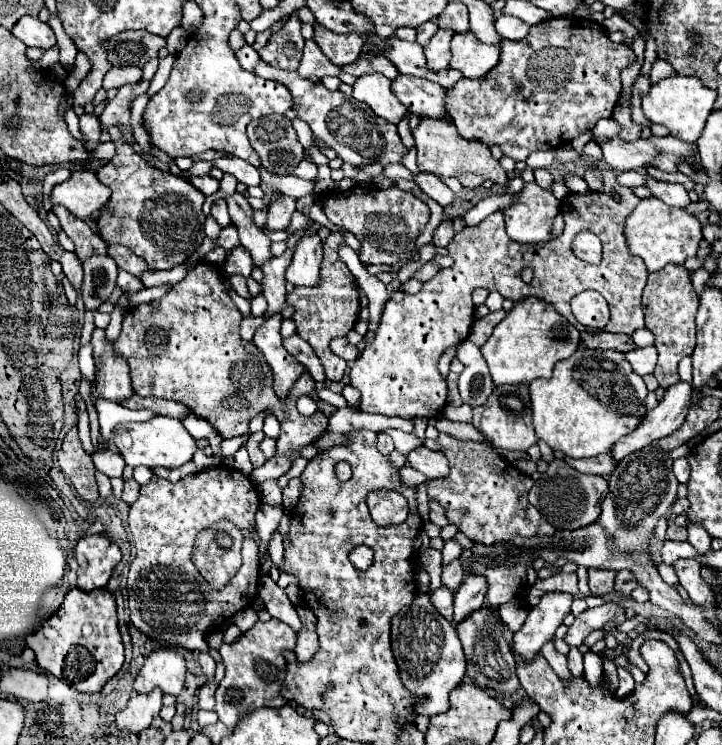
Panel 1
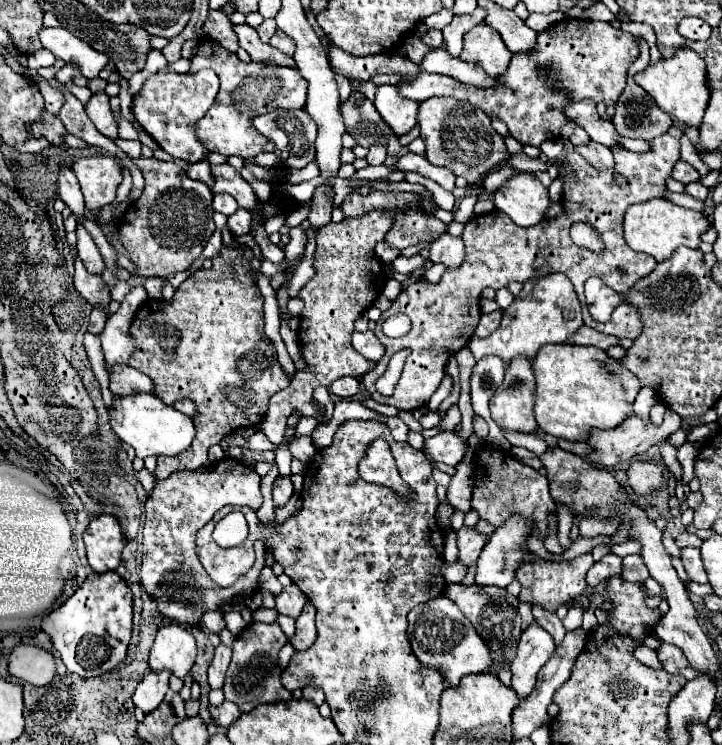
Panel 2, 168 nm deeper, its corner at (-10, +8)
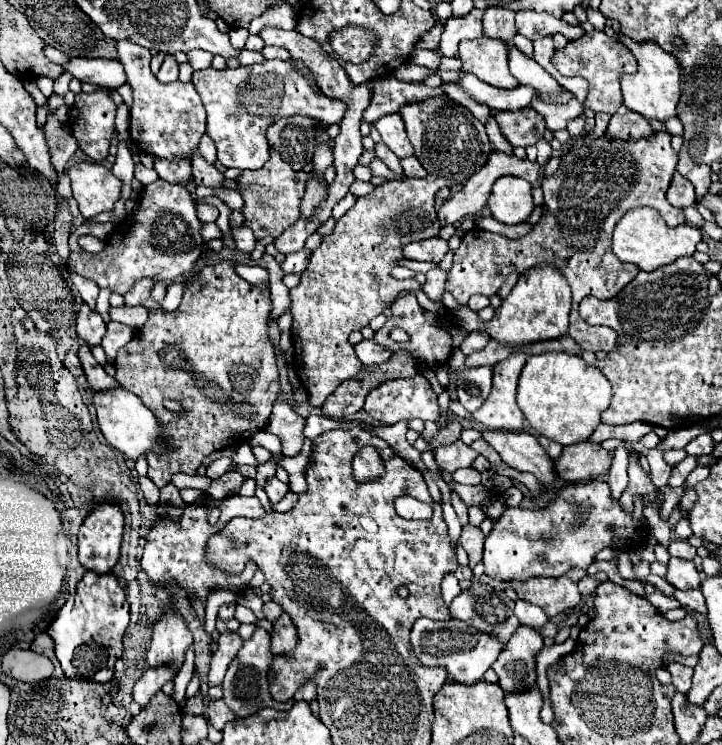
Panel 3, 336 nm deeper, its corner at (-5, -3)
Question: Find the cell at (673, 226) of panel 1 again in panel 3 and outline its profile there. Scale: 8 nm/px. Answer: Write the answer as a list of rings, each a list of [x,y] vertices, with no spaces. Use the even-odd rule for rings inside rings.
[[[639,207],[631,209],[623,219],[615,225],[613,231],[613,253],[625,261],[635,263],[641,271],[655,271],[657,267],[663,267],[679,257],[687,257],[695,253],[695,245],[701,241],[701,231],[689,223],[669,227],[659,211],[651,207]]]

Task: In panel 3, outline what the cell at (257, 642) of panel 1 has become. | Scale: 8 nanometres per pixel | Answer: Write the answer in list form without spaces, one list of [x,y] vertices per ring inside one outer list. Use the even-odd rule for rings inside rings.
[[[257,629],[251,639],[243,643],[239,649],[237,657],[231,661],[225,681],[223,681],[223,701],[225,705],[237,715],[237,717],[247,717],[257,713],[263,707],[273,707],[273,709],[291,709],[293,703],[277,703],[271,693],[269,693],[269,683],[267,683],[267,671],[271,665],[271,633],[265,629]]]

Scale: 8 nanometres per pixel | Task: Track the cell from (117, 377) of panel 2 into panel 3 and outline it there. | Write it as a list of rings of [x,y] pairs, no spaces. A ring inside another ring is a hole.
[[[81,345],[81,349],[79,349],[79,359],[81,359],[83,371],[85,371],[87,381],[89,381],[89,385],[93,387],[93,391],[107,391],[107,389],[121,387],[121,385],[117,383],[117,379],[111,377],[111,375],[107,375],[107,371],[95,361],[95,357],[91,355],[91,351],[89,351],[87,345]]]

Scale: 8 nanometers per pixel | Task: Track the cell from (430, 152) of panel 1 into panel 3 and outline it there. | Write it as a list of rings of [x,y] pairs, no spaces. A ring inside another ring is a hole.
[[[447,97],[423,99],[419,103],[407,105],[403,107],[401,117],[405,121],[409,141],[415,147],[415,157],[431,175],[465,183],[473,173],[477,173],[487,163],[489,155],[493,153],[491,141],[485,133],[485,125],[481,125],[467,107]]]

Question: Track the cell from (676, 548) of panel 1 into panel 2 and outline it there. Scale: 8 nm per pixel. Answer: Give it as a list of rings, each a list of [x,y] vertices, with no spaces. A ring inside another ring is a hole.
[[[682,532],[676,536],[676,544],[680,548],[686,548],[686,546],[700,546],[702,540],[696,536],[696,534],[690,534],[690,532]]]

